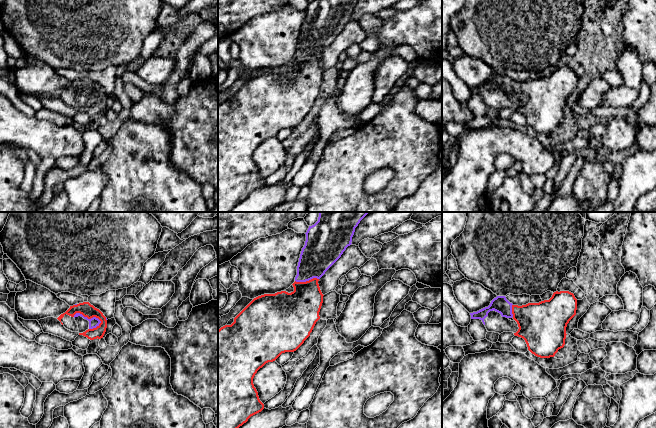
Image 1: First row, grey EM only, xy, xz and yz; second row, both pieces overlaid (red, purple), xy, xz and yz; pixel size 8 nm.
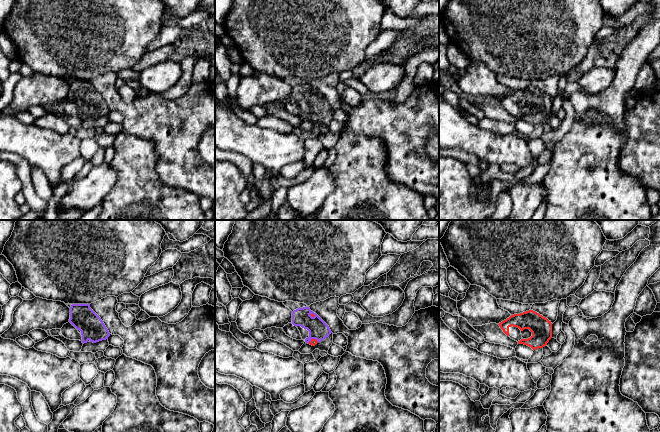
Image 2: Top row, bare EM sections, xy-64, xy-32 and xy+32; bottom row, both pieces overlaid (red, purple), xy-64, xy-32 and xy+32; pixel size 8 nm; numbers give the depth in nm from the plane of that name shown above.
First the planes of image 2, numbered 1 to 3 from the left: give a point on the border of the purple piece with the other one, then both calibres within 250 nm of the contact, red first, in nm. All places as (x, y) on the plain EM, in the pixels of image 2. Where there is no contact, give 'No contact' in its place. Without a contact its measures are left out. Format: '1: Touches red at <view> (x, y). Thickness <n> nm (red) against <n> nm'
1: No contact
2: Touches red at xy-32 (313, 115). Thickness 60 nm (red) against 160 nm
3: No contact

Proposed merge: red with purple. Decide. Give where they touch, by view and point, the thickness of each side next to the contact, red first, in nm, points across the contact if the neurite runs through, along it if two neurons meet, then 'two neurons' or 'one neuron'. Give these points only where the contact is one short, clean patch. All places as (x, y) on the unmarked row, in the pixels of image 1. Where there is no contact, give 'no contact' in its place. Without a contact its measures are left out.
contact xy (87, 93); calibres 110 and 80 nm; way xy (86, 85), (87, 93), (93, 98); one neuron

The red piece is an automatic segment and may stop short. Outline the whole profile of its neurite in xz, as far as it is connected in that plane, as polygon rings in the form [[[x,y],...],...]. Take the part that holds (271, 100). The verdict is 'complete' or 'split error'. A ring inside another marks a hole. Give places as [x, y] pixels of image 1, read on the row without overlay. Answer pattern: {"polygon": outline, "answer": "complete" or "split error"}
{"polygon": [[[314,0],[309,2],[305,21],[302,24],[294,67],[264,70],[254,74],[235,94],[231,101],[218,106],[218,212],[230,212],[248,195],[261,188],[264,180],[260,177],[253,160],[257,147],[266,139],[275,137],[282,129],[296,127],[310,112],[323,79],[323,70],[318,57],[325,48],[341,33],[352,19],[352,13],[358,0]]], "answer": "split error"}

